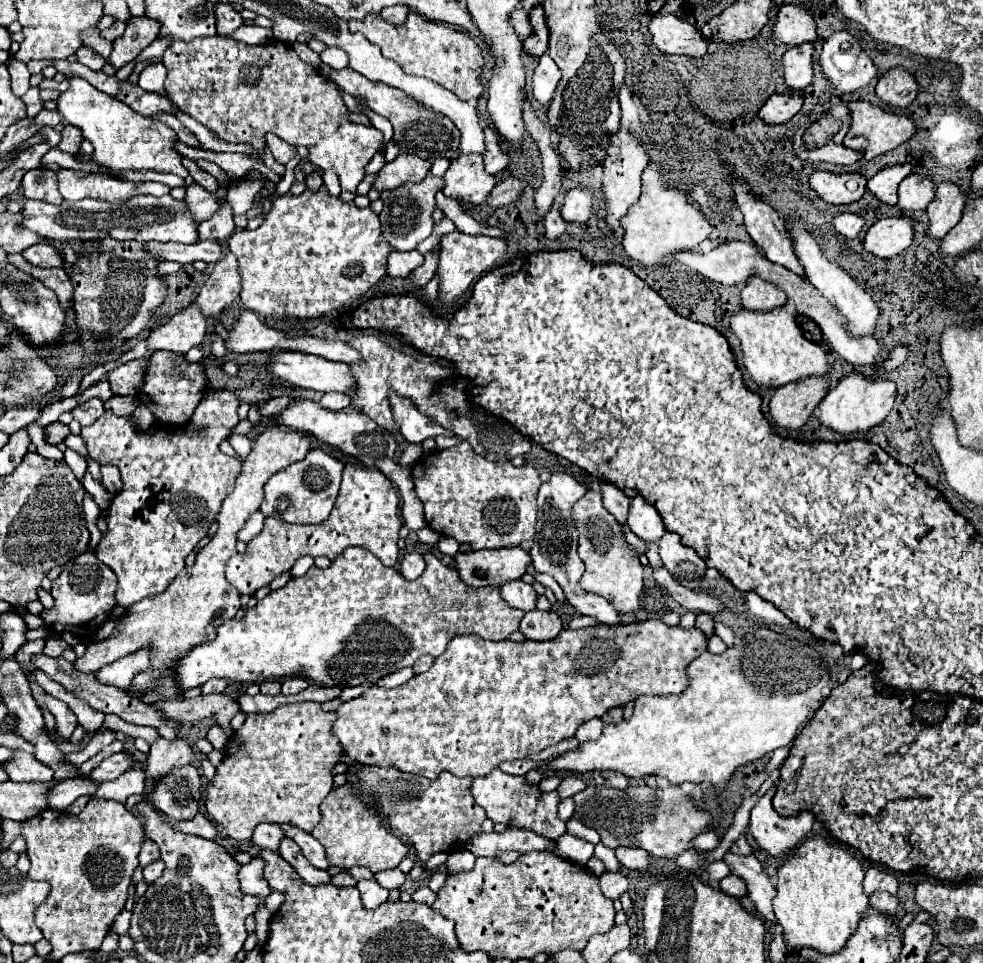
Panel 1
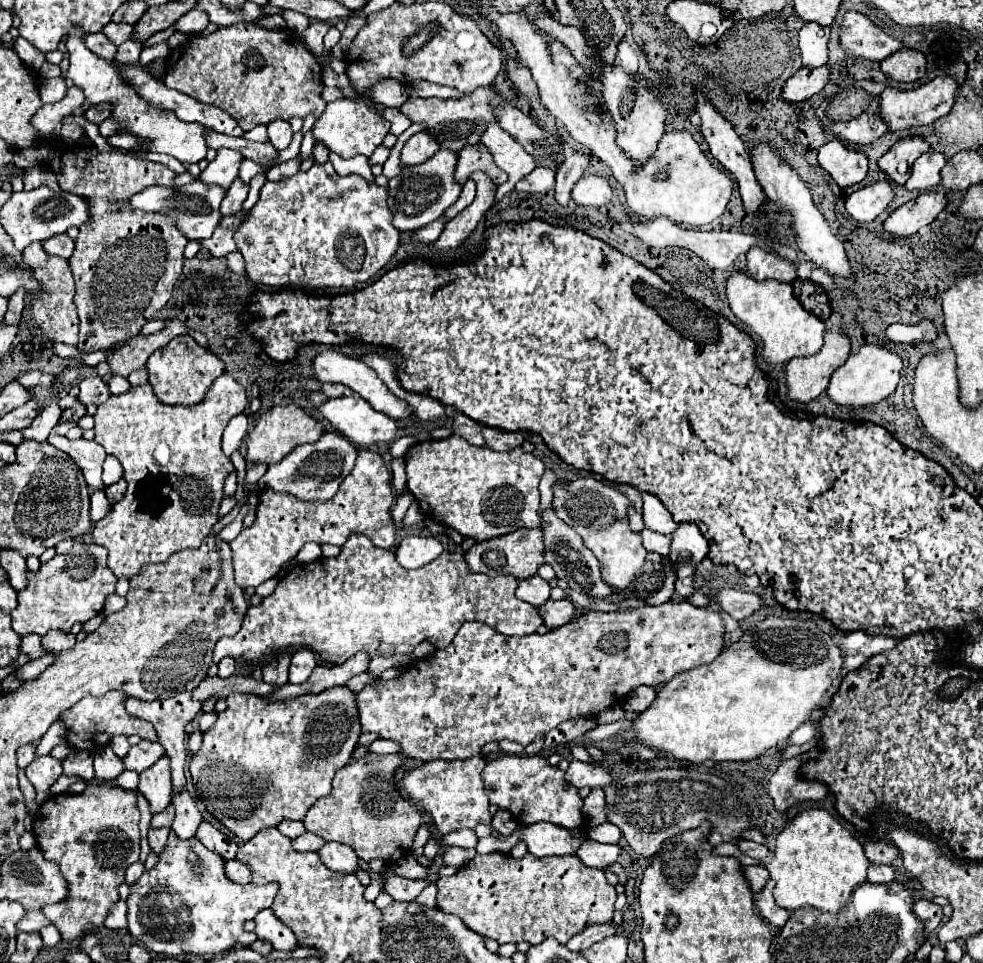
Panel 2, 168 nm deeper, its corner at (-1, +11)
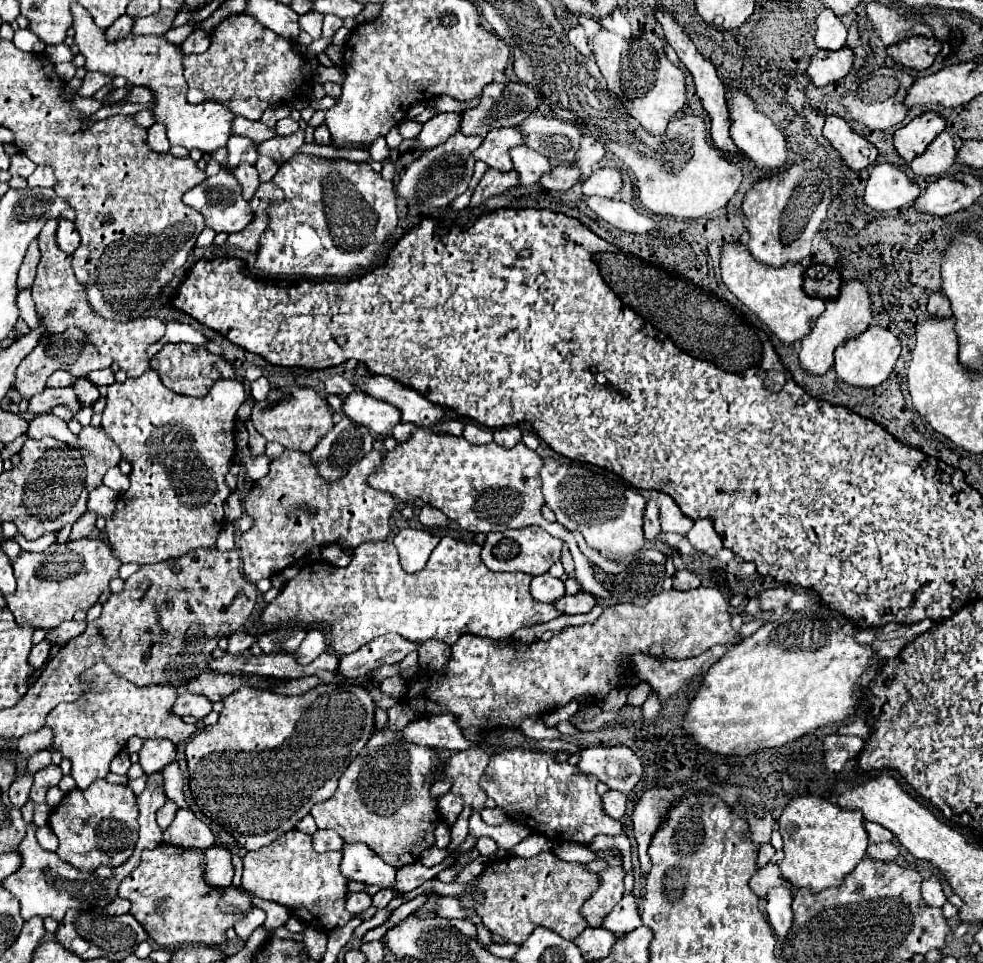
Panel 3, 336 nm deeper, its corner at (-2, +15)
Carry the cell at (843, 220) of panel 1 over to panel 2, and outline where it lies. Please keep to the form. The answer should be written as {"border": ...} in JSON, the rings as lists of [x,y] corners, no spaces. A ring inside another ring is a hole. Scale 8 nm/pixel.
{"border":[[[879,181],[875,185],[851,193],[845,201],[845,209],[855,221],[867,223],[873,221],[879,213],[883,213],[883,209],[889,205],[893,195],[895,193],[891,191],[891,185],[887,181]]]}

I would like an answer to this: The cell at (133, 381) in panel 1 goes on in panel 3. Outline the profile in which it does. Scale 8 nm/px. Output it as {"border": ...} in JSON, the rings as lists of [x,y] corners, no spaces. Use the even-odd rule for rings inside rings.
{"border":[[[68,327],[64,333],[42,337],[42,341],[36,345],[34,353],[30,353],[30,357],[26,357],[26,361],[18,367],[16,389],[22,393],[24,399],[30,399],[32,395],[42,393],[46,389],[48,377],[58,369],[64,369],[64,371],[72,373],[74,377],[86,377],[90,371],[106,369],[112,365],[112,359],[106,355],[100,355],[92,343],[84,343],[84,345],[82,343],[70,343],[70,331],[82,331],[82,329]]]}

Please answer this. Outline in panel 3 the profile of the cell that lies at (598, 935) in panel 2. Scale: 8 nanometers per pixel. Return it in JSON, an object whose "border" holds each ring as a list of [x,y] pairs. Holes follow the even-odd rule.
{"border":[[[632,891],[624,893],[622,901],[612,909],[612,913],[602,923],[602,927],[606,927],[608,931],[612,931],[616,935],[628,933],[628,931],[632,931],[640,925],[642,925],[642,919],[640,919],[638,905],[636,905],[636,899],[634,899]]]}

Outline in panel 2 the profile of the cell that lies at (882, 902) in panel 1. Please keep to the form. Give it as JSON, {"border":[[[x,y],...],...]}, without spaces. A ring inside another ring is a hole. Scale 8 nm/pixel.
{"border":[[[871,865],[869,871],[867,871],[867,881],[869,883],[879,883],[879,885],[889,885],[893,883],[895,879],[895,873],[893,873],[893,867],[891,865]]]}

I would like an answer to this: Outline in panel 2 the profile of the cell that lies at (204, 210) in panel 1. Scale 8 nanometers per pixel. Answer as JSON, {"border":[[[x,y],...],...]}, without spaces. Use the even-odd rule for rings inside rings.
{"border":[[[219,149],[217,157],[207,165],[205,171],[201,171],[199,181],[205,185],[219,185],[221,189],[229,189],[229,185],[237,179],[239,165],[243,157],[237,151],[231,149]]]}

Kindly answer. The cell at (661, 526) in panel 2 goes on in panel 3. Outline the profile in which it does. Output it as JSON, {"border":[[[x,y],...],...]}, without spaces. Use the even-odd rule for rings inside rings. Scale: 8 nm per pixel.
{"border":[[[658,493],[658,503],[660,503],[660,525],[662,525],[662,531],[672,531],[672,533],[686,535],[690,531],[690,527],[694,525],[694,519],[686,517],[680,511],[680,507],[676,505],[676,501],[666,493]]]}

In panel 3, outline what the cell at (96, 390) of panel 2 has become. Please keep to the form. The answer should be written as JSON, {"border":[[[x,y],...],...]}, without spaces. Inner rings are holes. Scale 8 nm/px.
{"border":[[[102,369],[102,371],[94,371],[94,373],[88,373],[88,379],[94,381],[94,385],[98,387],[104,387],[104,385],[112,385],[116,379],[114,379],[114,371],[112,369]]]}

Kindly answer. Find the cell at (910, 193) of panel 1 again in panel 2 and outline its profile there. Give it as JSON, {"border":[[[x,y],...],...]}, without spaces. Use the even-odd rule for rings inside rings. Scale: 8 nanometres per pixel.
{"border":[[[937,151],[923,153],[913,165],[911,177],[905,183],[905,189],[909,189],[909,191],[925,191],[929,187],[939,185],[939,179],[941,179],[939,173],[941,173],[943,165],[945,165],[943,153],[937,153]]]}

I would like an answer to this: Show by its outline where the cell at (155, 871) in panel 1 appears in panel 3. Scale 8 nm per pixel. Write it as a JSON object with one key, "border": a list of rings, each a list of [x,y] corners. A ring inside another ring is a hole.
{"border":[[[166,799],[166,805],[158,811],[158,825],[160,829],[168,829],[172,819],[176,817],[176,811],[178,811],[178,805],[172,801],[172,799]]]}

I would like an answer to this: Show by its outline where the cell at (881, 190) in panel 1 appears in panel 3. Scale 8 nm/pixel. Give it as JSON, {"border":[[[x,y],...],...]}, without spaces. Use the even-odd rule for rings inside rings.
{"border":[[[928,111],[916,119],[912,119],[906,127],[898,129],[894,135],[894,147],[900,153],[900,157],[910,163],[914,157],[918,157],[938,133],[946,129],[944,117],[940,117],[934,111]]]}

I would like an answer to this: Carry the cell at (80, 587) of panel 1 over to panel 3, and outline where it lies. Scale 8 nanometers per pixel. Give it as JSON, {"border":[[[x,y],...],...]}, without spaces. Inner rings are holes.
{"border":[[[84,537],[78,541],[52,543],[42,553],[20,551],[12,563],[16,577],[16,591],[6,595],[6,607],[12,611],[18,625],[34,625],[54,629],[62,621],[70,621],[76,611],[88,611],[108,583],[118,577],[122,561],[112,553],[104,539]]]}

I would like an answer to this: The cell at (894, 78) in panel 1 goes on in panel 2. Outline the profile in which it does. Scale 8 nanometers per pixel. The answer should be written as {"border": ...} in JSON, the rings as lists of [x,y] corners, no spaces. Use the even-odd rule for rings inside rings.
{"border":[[[899,49],[881,61],[881,71],[893,81],[913,83],[925,75],[925,55],[915,49]]]}

